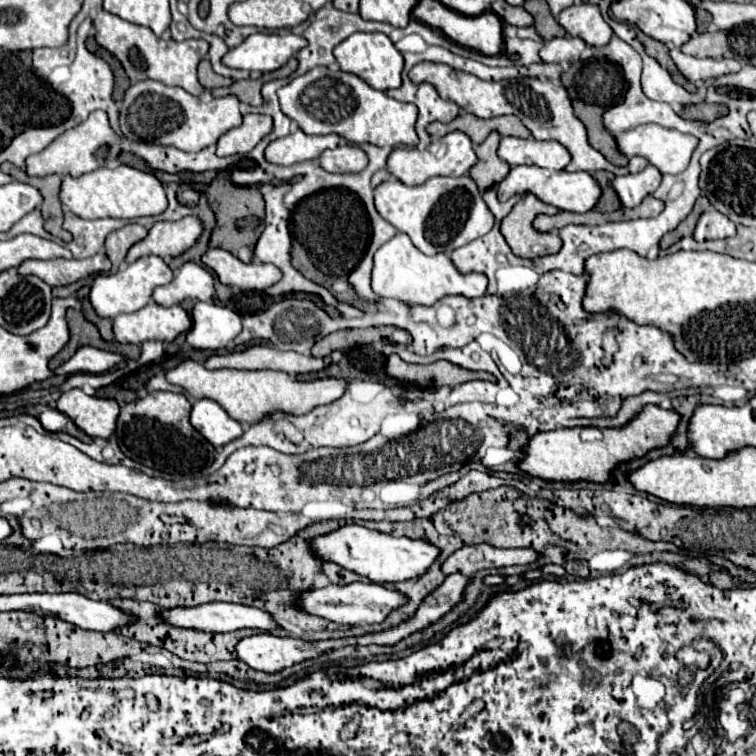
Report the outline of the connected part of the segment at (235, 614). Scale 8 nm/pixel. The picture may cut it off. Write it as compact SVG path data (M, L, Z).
M228 602L162 610L162 616L168 624L174 624L178 628L196 628L204 632L230 632L236 628L260 628L272 632L278 628L278 622L274 622L266 612Z

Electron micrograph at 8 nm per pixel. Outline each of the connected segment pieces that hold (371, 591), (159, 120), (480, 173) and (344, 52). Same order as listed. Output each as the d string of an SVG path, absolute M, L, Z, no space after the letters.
M330 584L326 588L318 588L316 592L304 596L304 608L308 614L322 616L326 620L332 620L336 624L380 624L386 620L386 616L392 612L392 608L404 604L404 596L398 592L388 590L386 586L376 586L376 584L346 584L346 586L336 586Z
M142 80L128 88L122 108L120 124L126 138L140 142L156 142L162 146L174 146L184 152L200 152L206 146L214 146L218 138L242 124L242 114L236 96L224 98L198 98L180 86L166 86L156 80Z
M492 132L480 146L476 146L478 162L470 168L470 176L476 180L476 184L480 184L482 192L492 184L500 184L510 172L510 164L500 160L496 154L500 138L502 136L498 132Z
M356 32L344 42L340 42L334 48L334 56L344 72L352 72L372 84L376 90L390 90L402 86L402 70L404 70L404 58L392 44L392 40L386 34L380 32Z

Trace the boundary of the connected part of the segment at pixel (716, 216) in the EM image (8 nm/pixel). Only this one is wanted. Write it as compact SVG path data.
M712 208L700 216L694 230L694 240L704 242L704 240L716 240L716 238L730 238L734 234L736 234L734 222Z

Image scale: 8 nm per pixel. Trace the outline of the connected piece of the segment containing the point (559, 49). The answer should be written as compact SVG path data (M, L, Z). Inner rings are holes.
M562 36L562 38L554 38L554 40L546 42L544 48L540 50L540 58L544 62L554 62L554 64L576 62L584 48L586 48L586 42L582 38Z

